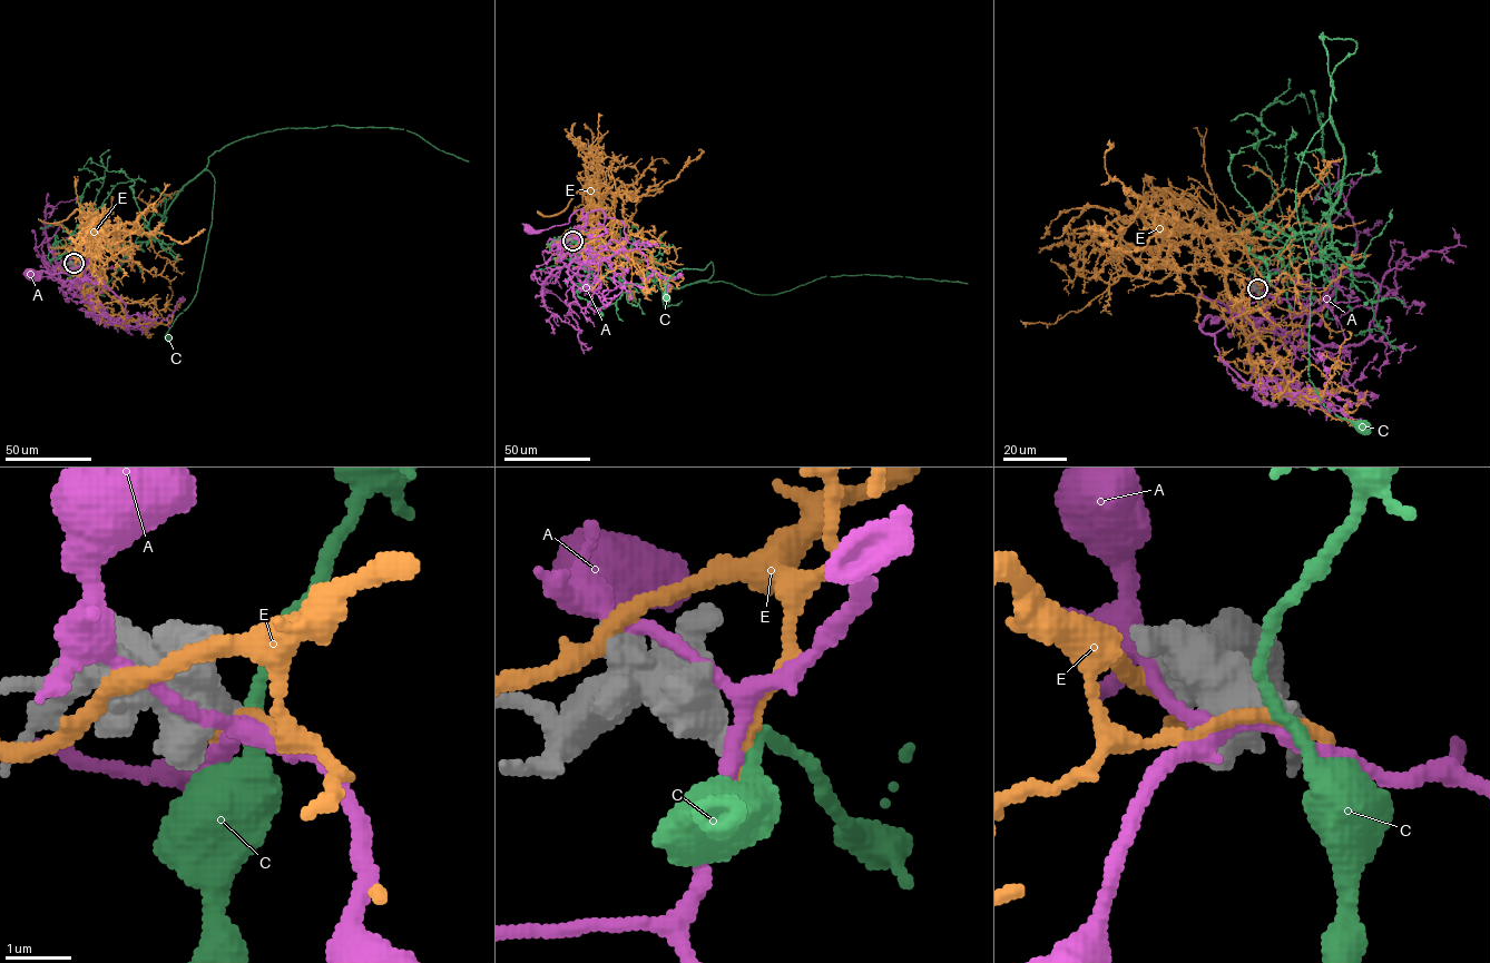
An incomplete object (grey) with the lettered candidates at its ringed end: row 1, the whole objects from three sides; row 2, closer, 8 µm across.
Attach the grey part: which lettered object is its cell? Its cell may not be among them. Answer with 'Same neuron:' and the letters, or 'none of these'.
Same neuron: none of these

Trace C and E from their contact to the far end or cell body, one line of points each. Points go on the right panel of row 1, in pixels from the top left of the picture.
C: (1257, 290), (1294, 258), (1337, 255), (1331, 116), (1295, 188), (1307, 375), (1361, 424)
E: (1257, 290), (1226, 267), (1227, 294), (1292, 394), (1312, 392), (1307, 399), (1319, 401), (1348, 331)

